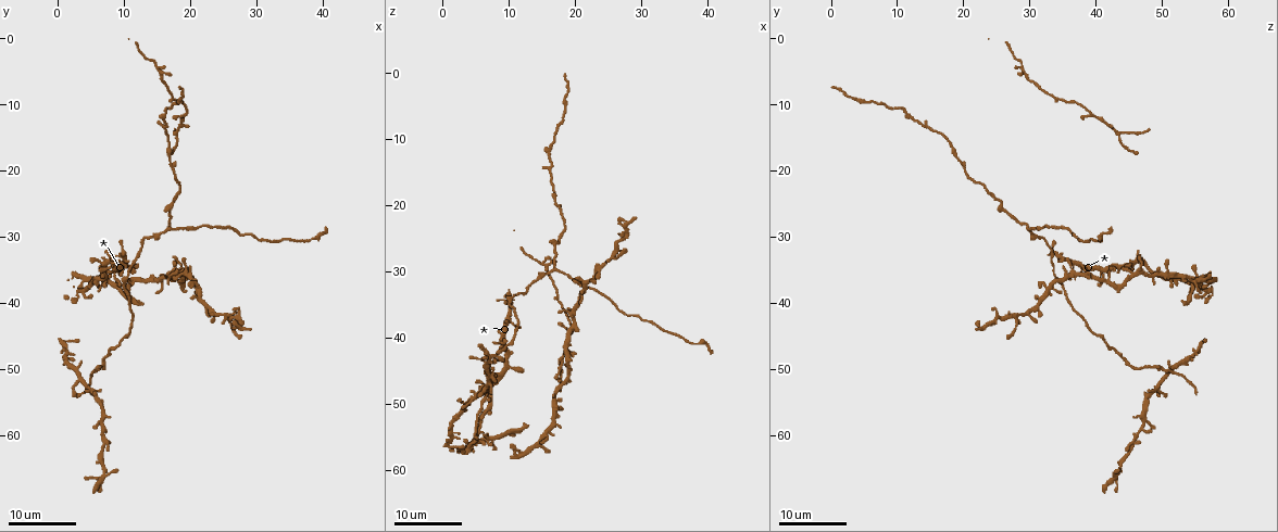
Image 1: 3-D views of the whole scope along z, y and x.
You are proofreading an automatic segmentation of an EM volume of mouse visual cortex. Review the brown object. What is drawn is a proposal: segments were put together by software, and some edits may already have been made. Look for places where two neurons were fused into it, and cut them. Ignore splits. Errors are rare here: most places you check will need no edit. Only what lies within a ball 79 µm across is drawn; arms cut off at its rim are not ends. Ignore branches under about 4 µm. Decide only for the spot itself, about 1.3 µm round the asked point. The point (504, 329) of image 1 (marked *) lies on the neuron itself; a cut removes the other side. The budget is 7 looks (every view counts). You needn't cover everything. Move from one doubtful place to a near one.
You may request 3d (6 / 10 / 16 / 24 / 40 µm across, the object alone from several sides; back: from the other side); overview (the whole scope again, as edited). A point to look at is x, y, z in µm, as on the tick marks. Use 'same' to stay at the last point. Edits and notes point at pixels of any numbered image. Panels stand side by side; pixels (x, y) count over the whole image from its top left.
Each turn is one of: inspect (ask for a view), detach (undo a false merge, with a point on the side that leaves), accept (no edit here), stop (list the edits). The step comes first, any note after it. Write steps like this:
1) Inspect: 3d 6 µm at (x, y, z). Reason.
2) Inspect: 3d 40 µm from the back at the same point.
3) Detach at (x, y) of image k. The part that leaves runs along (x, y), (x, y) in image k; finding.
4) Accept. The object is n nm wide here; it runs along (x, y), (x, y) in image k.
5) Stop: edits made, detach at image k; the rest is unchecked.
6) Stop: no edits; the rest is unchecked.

Inspect: 3d 24 µm at (10.0, 33.0, 34.5). Looks like a crossing.

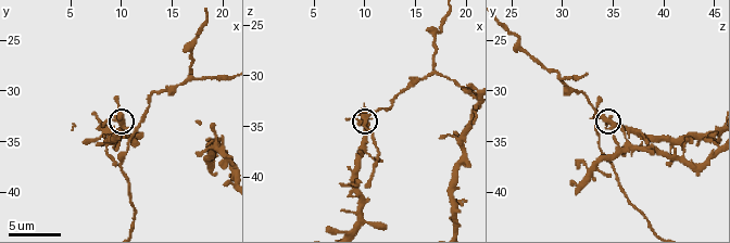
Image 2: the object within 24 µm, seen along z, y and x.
Inspect: 3d 6 µm at (9.8, 33.0, 34.4).

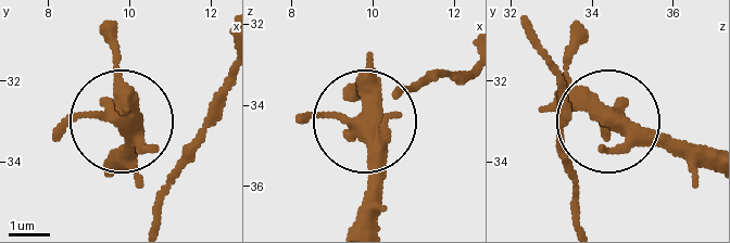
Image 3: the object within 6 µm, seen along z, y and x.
Accept. It runs along (703, 167), (630, 139), (578, 91), (567, 33) in image 3; continuous, no second neuron.

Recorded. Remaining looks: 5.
Inspect: 3d 6 µm at (16.8, 28.4, 29.8). A fork.

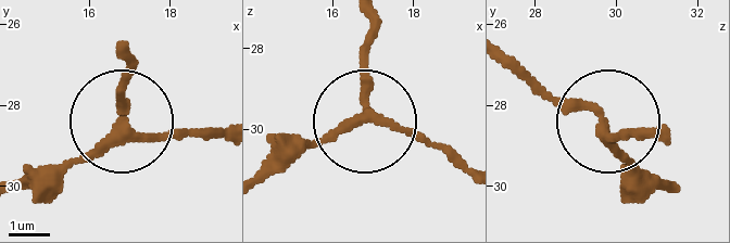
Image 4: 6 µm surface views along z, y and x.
Accept. 3 arms meet here; continuous, no second neuron.

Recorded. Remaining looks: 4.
Inspect: 3d 24 µm at (5.5, 50.0, 52.0). Three-way junction.

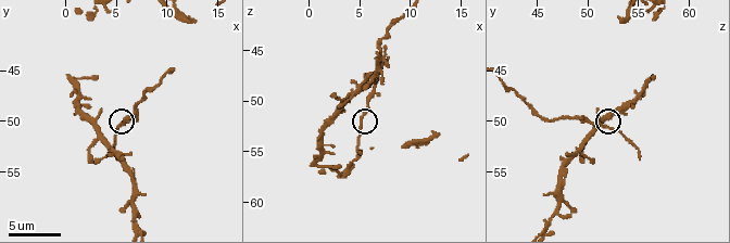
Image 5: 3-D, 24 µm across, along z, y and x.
Inspect: 3d 6 µm at (5.0, 50.6, 51.4). Zoom in.

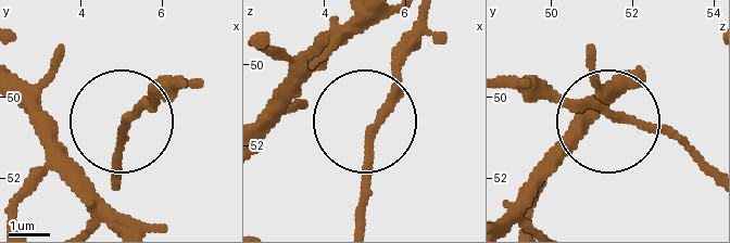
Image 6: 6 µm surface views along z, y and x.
Accept. The side arm is 5 µm long; it runs along (427, 25), (364, 139), (364, 218) in image 6; one neuron here.

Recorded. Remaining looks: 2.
Inspect: 3d 16 µm at (25.5, 42.0, 28.0). Two arms at a narrow angle.

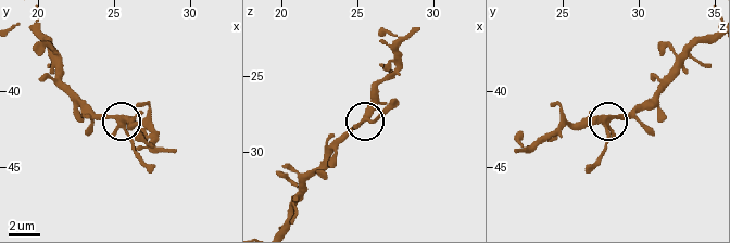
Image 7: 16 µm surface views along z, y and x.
Inspect: 3d 6 µm at (25.8, 42.2, 27.8).

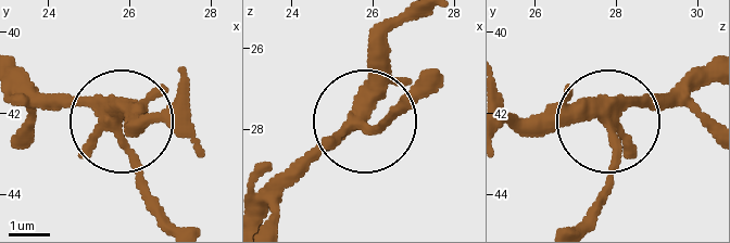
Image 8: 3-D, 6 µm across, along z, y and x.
Accept. The object is 300 nm wide here; it runs along (268, 203), (362, 120), (376, 127), (410, 110) in image 8; continuous, no second neuron.

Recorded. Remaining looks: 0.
Stop: no edits; the rest is unchecked.

